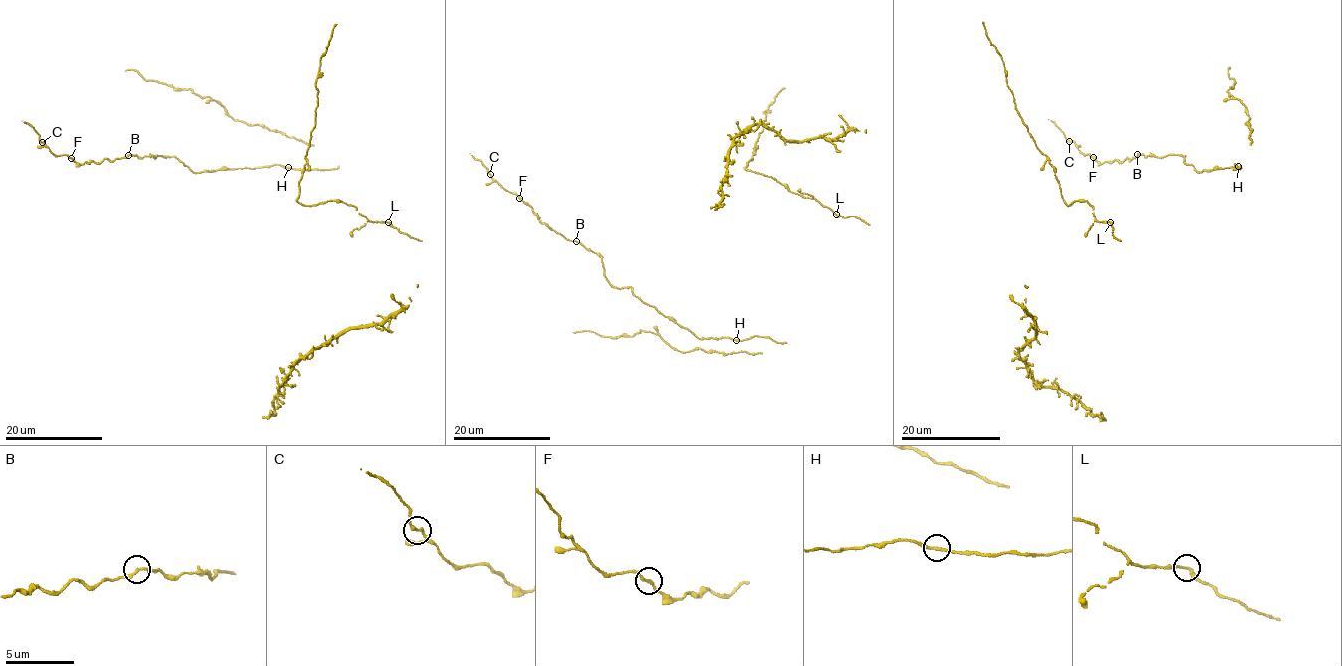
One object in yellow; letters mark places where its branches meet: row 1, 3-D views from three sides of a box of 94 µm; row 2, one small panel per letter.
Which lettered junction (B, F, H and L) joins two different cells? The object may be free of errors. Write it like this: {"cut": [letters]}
{"cut": []}

